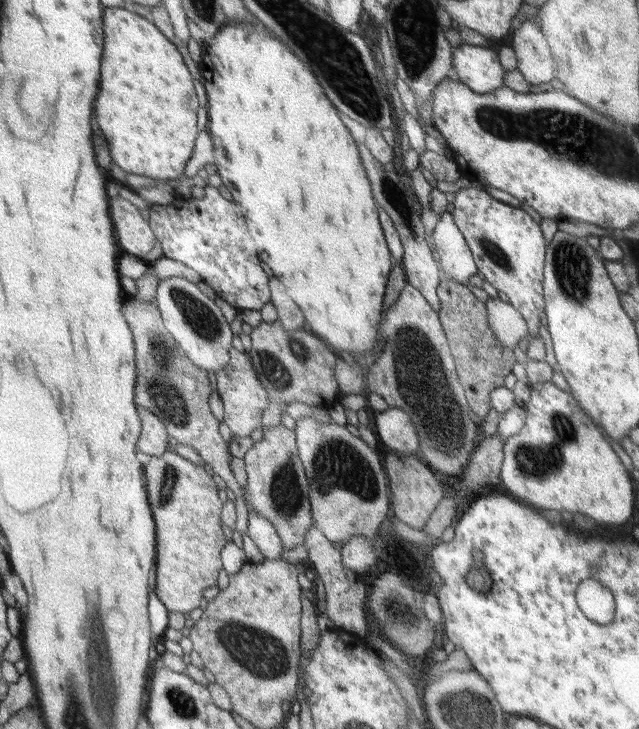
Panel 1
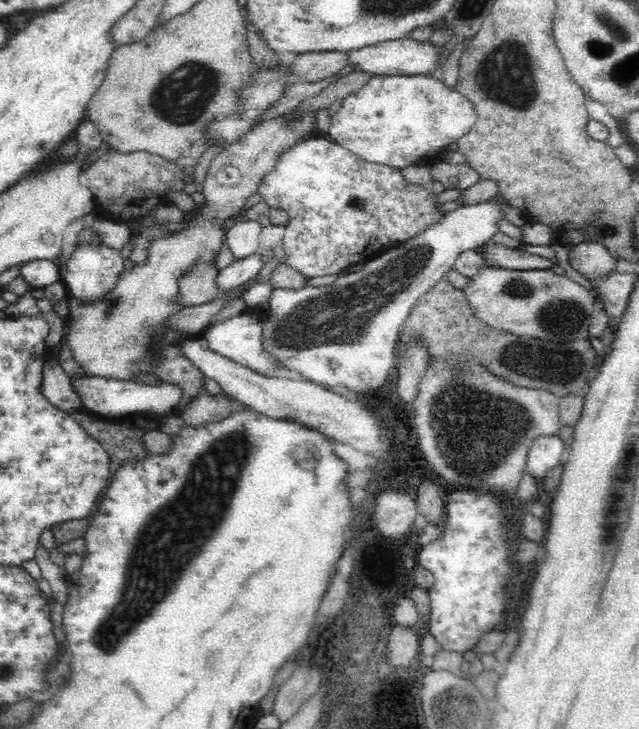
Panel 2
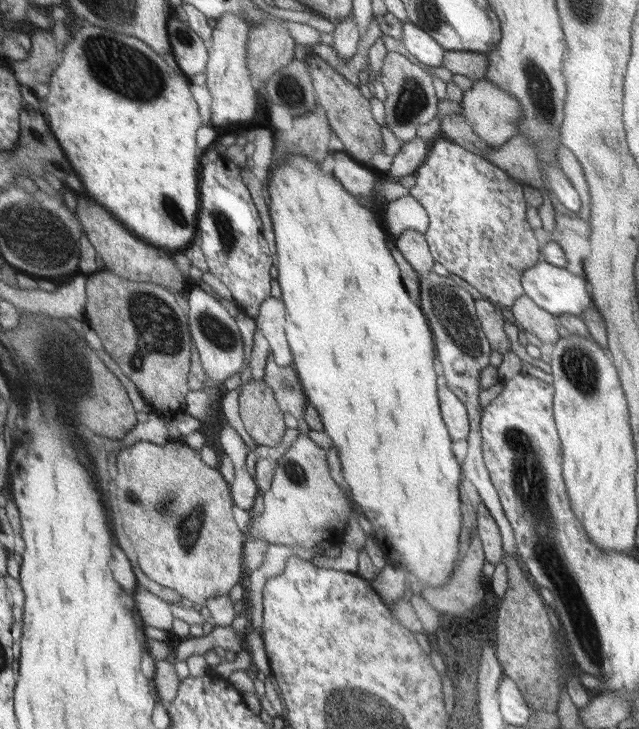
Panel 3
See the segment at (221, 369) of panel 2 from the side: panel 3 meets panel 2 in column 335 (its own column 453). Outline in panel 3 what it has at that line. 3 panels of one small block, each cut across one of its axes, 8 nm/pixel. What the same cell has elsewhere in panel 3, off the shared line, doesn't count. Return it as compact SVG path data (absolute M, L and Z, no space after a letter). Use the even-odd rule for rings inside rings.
M443 384L438 386L438 396L442 419L451 435L451 441L466 439L467 432L470 432L470 421L465 406Z

